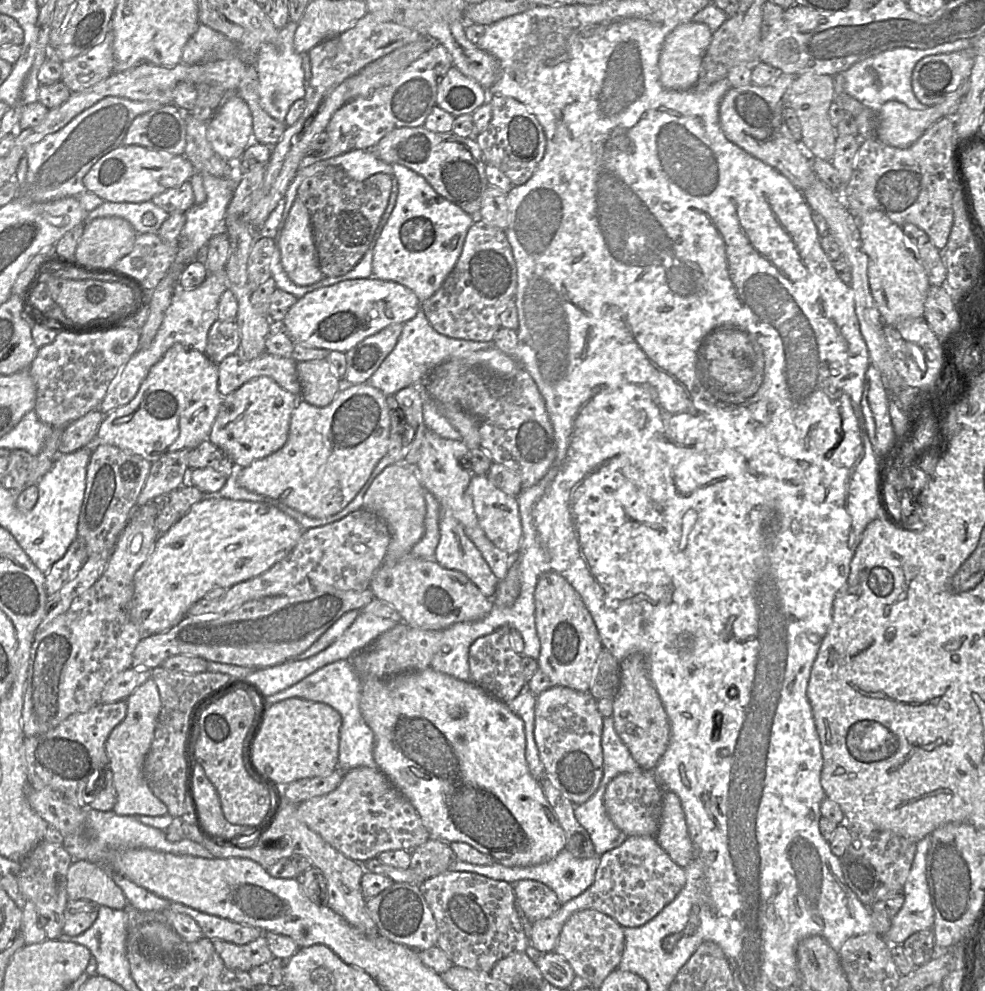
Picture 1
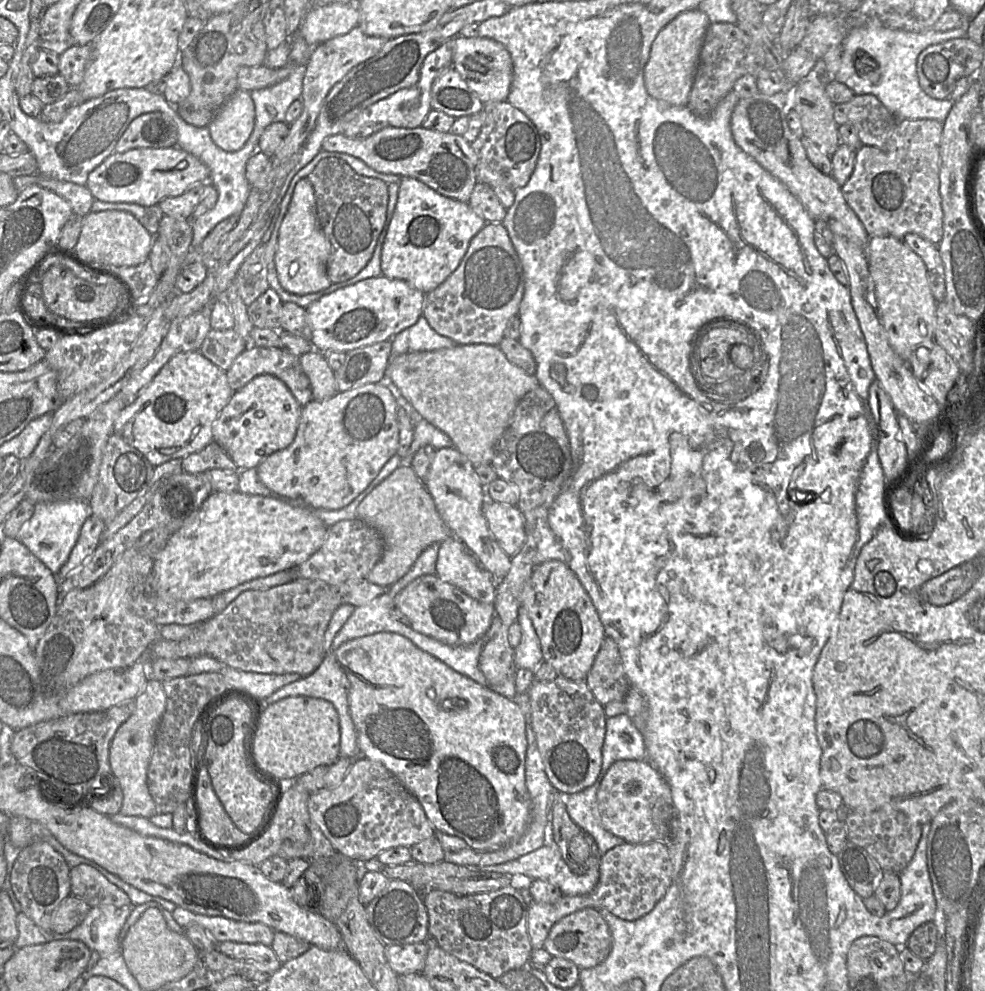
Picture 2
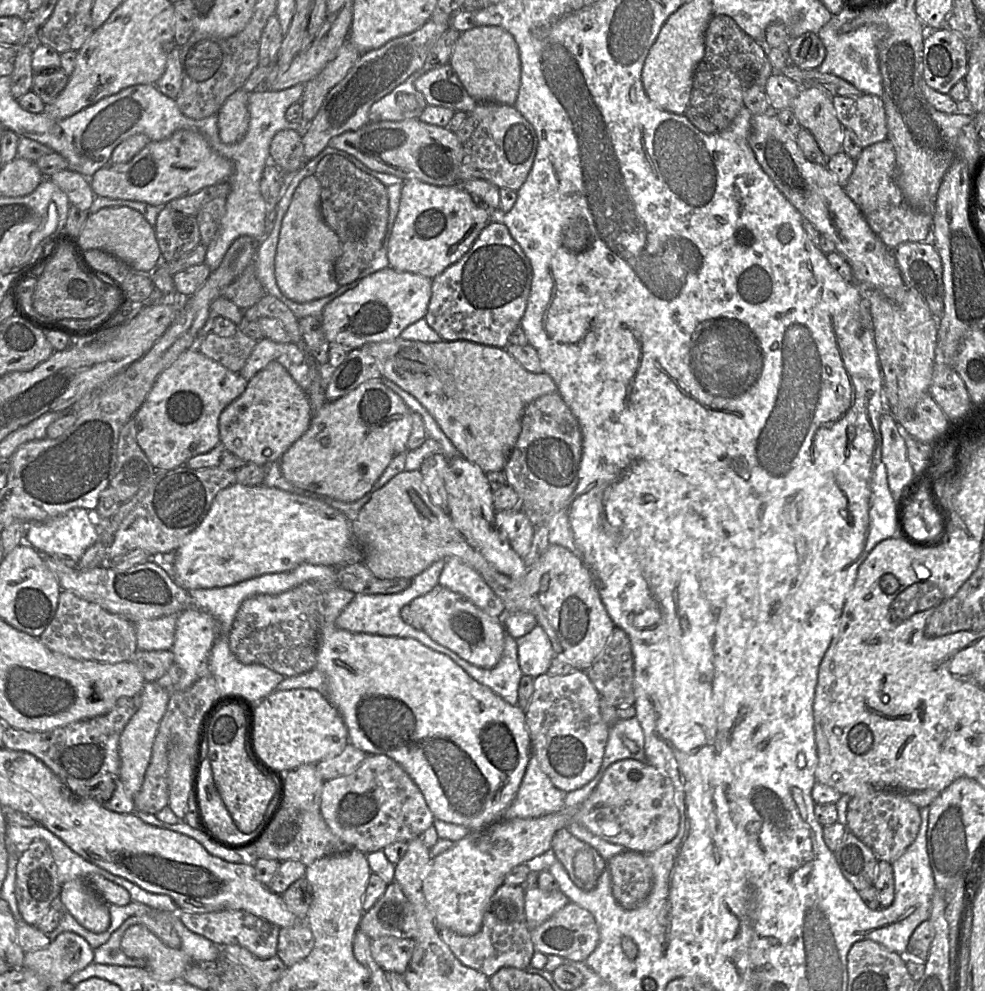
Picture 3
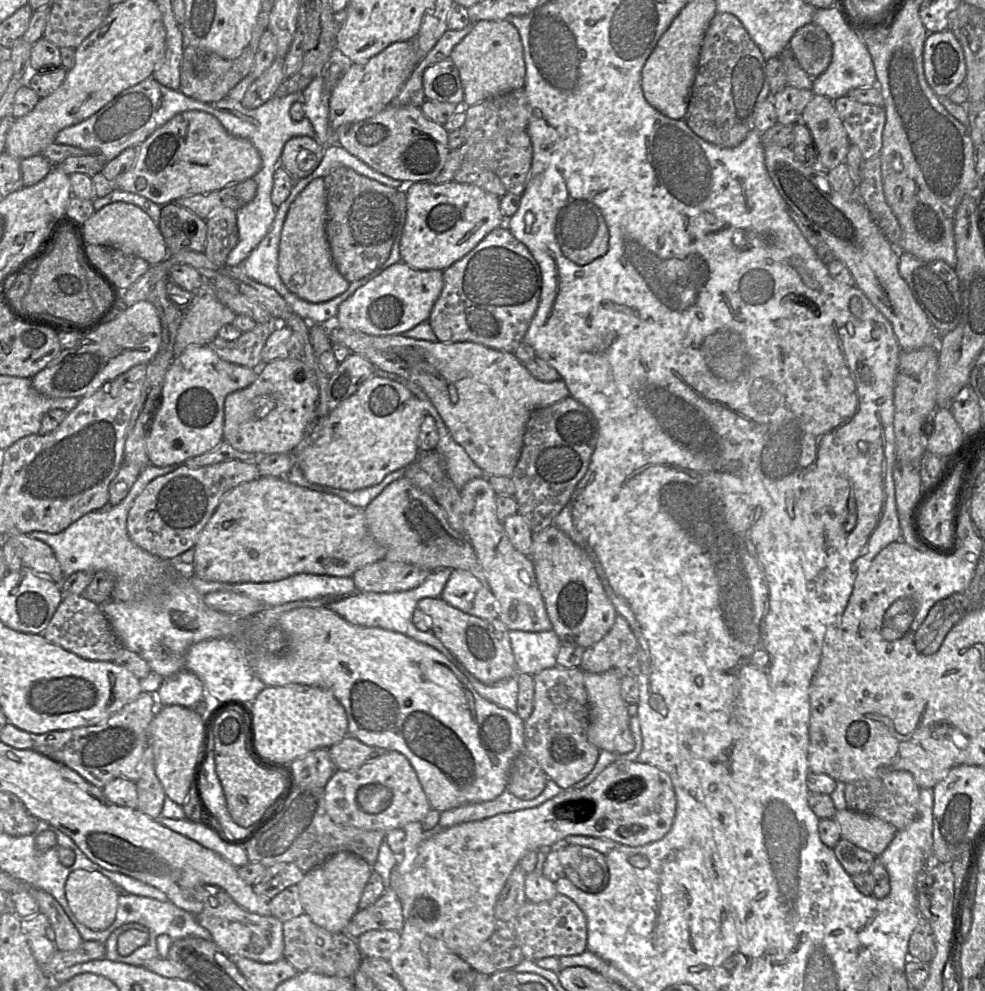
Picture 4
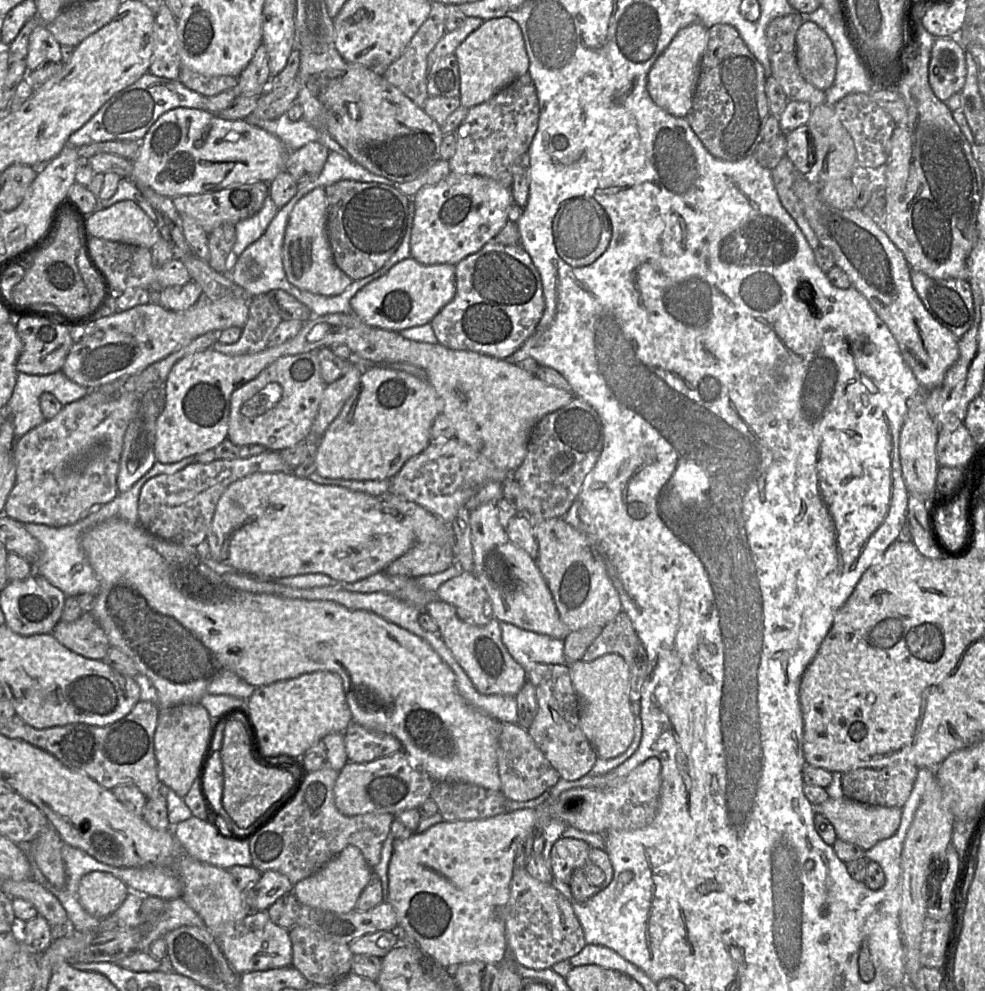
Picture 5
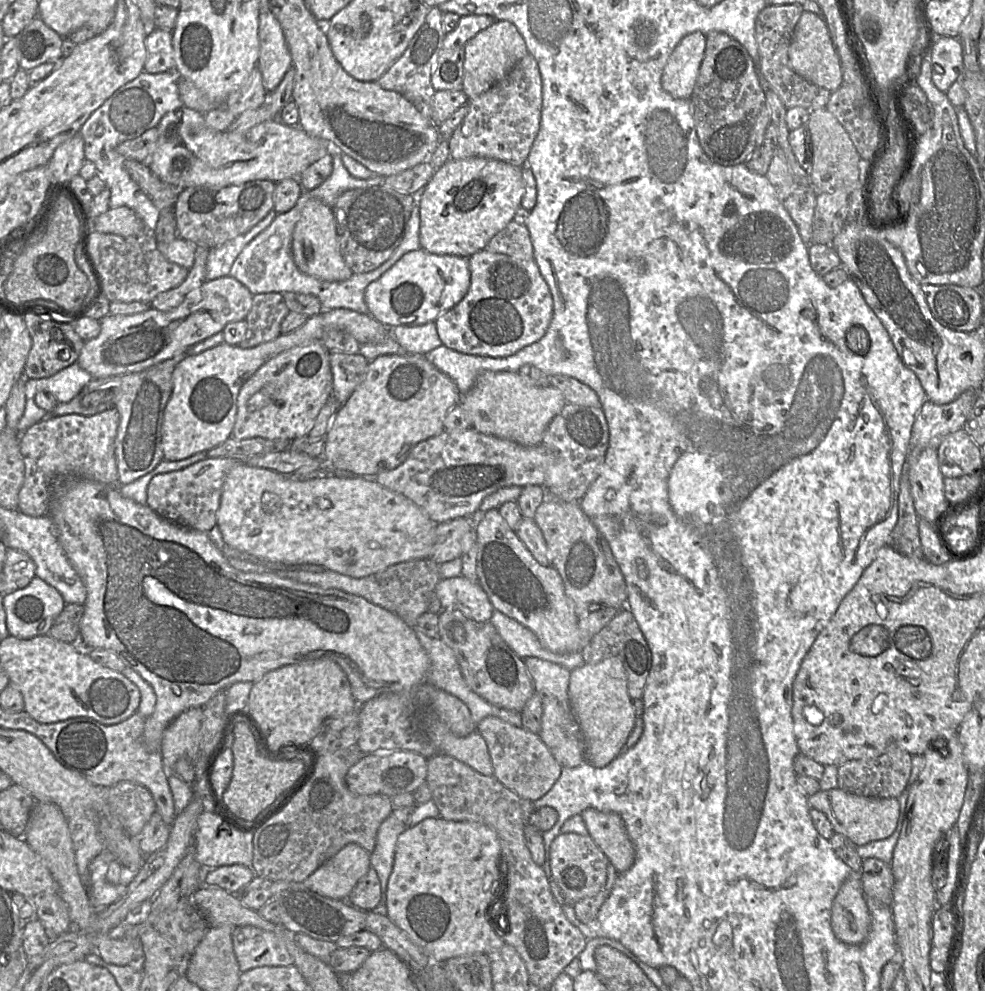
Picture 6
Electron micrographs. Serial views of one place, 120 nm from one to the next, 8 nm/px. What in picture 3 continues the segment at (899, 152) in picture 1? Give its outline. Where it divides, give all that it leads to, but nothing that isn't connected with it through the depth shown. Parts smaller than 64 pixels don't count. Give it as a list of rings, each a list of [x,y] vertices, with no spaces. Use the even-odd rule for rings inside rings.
[[[888,140],[863,148],[844,190],[858,206],[873,232],[891,250],[904,242],[925,242],[931,238],[933,214],[911,206],[896,182],[896,154]]]

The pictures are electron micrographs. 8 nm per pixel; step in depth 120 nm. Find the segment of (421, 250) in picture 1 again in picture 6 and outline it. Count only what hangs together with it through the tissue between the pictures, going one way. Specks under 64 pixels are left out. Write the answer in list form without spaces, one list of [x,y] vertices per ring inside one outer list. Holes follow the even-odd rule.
[[[483,157],[464,160],[449,159],[420,193],[417,205],[420,212],[420,249],[436,255],[450,255],[469,258],[484,250],[489,241],[503,230],[519,207],[524,195],[522,167],[516,167],[503,161]]]

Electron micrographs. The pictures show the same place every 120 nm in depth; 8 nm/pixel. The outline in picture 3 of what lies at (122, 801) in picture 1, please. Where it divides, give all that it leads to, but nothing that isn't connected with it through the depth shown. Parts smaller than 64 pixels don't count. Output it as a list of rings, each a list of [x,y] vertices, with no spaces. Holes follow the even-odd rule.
[[[152,681],[144,684],[139,695],[141,706],[122,731],[118,749],[120,758],[119,779],[122,781],[127,793],[133,797],[141,789],[151,759],[158,727],[169,702],[170,691],[161,687],[156,681]]]

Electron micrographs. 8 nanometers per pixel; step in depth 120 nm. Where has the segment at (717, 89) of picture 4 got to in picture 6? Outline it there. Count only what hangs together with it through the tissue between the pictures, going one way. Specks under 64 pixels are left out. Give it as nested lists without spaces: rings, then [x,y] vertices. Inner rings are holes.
[[[722,32],[705,35],[704,57],[690,98],[692,115],[699,143],[707,157],[721,166],[745,164],[750,155],[763,145],[764,134],[770,124],[770,109],[766,101],[754,63],[746,49]]]

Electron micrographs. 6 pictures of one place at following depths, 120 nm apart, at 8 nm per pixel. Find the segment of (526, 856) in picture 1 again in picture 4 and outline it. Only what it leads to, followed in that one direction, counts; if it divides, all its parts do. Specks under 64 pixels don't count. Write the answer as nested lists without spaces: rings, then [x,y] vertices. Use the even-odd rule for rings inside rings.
[[[303,607],[282,613],[278,617],[278,627],[286,636],[286,652],[272,654],[255,642],[247,643],[247,655],[253,673],[266,687],[303,684],[330,690],[345,709],[348,720],[348,735],[369,746],[376,746],[387,751],[397,751],[403,754],[415,770],[431,808],[443,812],[465,804],[491,801],[506,790],[512,762],[524,750],[524,721],[517,713],[499,707],[480,696],[467,677],[441,652],[401,633],[376,627],[353,625],[326,607]]]

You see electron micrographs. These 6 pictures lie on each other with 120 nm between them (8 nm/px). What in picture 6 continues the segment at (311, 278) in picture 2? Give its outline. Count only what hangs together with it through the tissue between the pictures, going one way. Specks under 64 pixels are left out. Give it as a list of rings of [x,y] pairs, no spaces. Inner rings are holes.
[[[310,199],[304,205],[293,231],[291,250],[298,269],[309,276],[323,281],[341,282],[353,274],[341,254],[333,210],[318,199]]]

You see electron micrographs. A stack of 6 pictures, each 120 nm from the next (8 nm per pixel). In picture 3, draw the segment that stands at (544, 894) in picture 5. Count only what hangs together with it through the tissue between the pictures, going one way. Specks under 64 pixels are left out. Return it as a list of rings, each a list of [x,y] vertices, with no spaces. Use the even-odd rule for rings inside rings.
[[[567,903],[546,921],[530,930],[535,951],[546,955],[558,955],[574,961],[585,961],[599,942],[599,930],[591,912],[575,904]]]

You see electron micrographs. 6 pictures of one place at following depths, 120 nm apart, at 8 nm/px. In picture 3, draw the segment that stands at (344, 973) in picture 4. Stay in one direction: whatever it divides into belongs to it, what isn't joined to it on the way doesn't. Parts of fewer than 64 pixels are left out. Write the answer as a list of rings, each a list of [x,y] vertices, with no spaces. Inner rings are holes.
[[[304,920],[279,930],[277,956],[288,968],[306,958],[314,948],[314,937]]]

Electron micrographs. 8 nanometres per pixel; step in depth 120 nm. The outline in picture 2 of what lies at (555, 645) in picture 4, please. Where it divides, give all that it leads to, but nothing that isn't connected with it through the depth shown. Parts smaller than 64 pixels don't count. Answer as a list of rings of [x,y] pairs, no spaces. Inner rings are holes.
[[[520,606],[517,622],[521,626],[522,637],[515,649],[515,663],[518,668],[535,671],[543,662],[540,639],[525,609]]]

